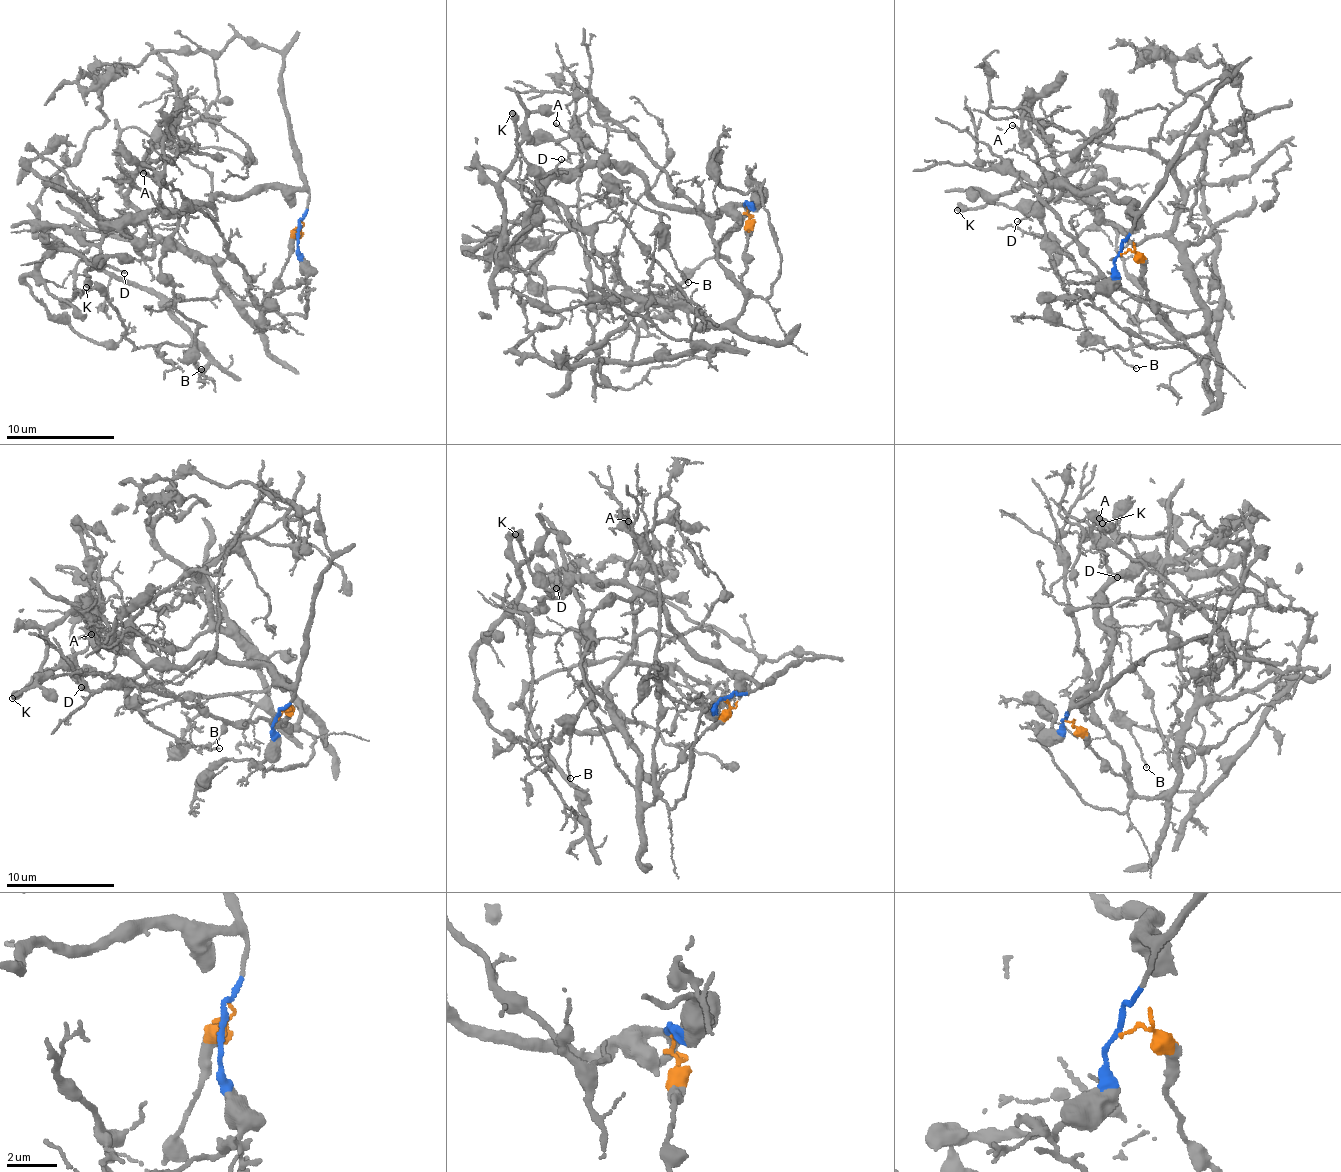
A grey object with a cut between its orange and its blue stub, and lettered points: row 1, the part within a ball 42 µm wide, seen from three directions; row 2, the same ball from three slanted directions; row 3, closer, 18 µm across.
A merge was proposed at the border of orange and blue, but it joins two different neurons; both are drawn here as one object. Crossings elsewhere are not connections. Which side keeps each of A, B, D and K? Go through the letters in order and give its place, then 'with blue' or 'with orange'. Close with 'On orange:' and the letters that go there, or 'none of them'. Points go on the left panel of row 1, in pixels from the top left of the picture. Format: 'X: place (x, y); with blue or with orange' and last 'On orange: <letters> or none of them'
A: place (143, 173); with blue
B: place (201, 369); with blue
D: place (124, 273); with blue
K: place (86, 287); with blue
On orange: none of them

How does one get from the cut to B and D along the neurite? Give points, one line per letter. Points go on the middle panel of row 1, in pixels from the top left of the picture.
B: (747, 206), (700, 215), (664, 208), (634, 172), (606, 162), (603, 177), (661, 217), (688, 281)
D: (747, 206), (714, 215), (664, 208), (634, 172), (608, 163), (556, 173), (544, 197), (538, 179), (562, 160)

